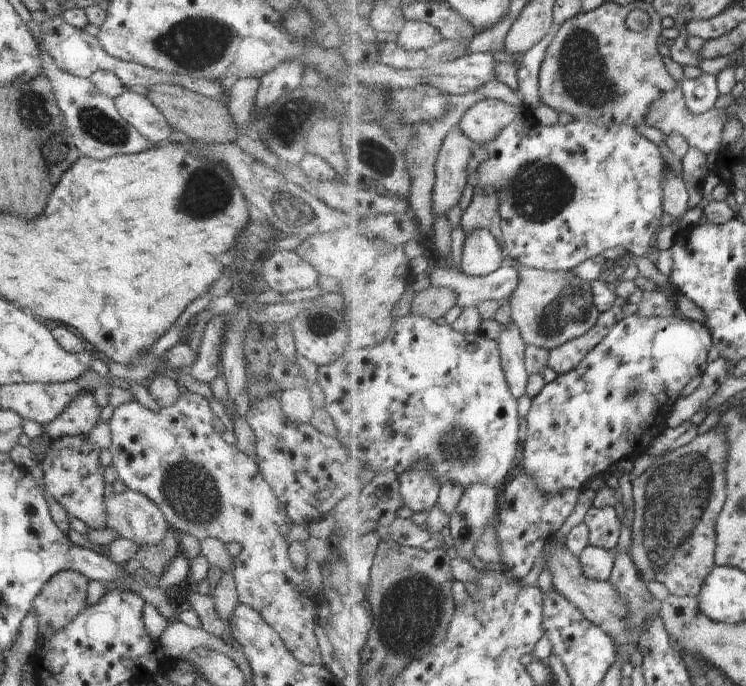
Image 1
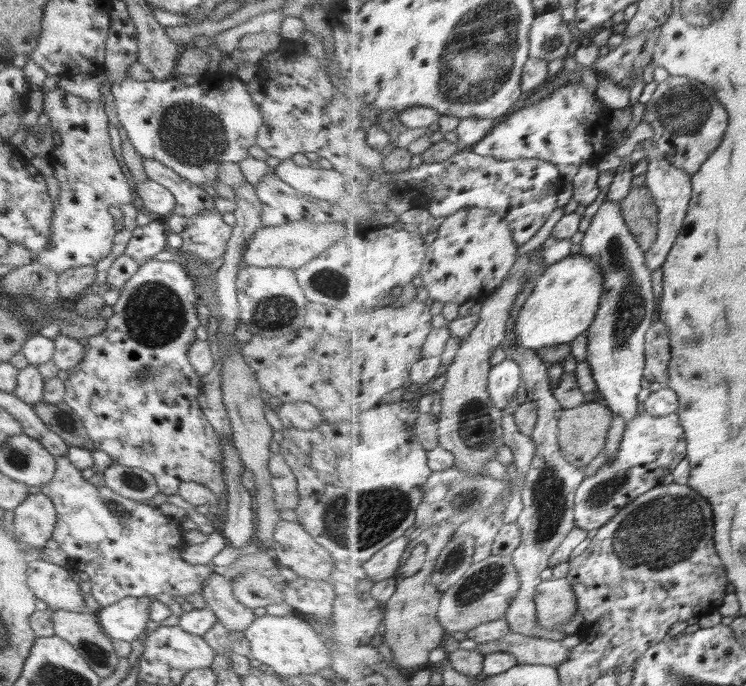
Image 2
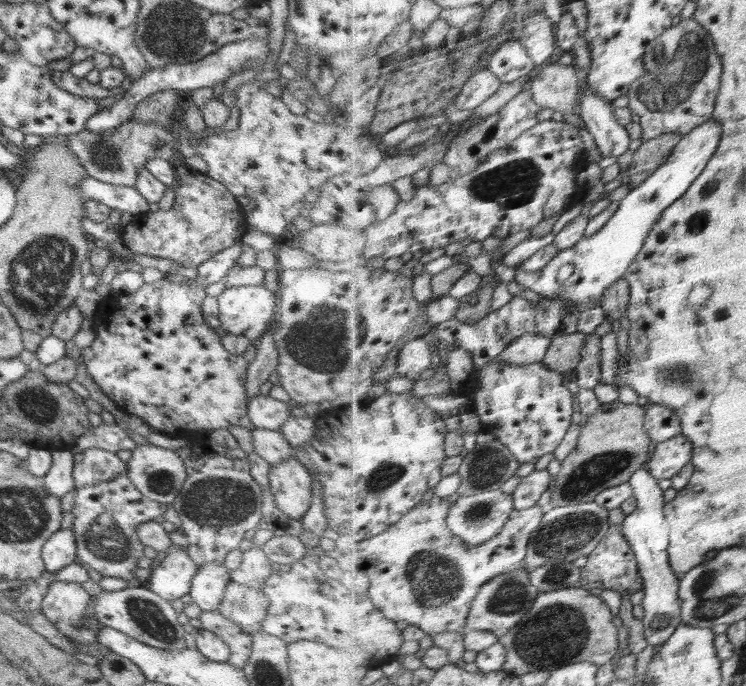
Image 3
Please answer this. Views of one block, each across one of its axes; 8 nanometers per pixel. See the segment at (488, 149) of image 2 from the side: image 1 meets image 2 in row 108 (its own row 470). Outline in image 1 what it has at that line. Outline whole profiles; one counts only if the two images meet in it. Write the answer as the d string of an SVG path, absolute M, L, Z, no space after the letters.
M636 314L622 319L578 368L546 384L532 400L526 417L528 428L523 459L517 472L532 475L545 493L558 494L568 489L582 491L596 474L608 476L610 468L621 460L649 453L654 440L668 428L666 416L672 405L680 400L686 386L694 378L703 376L709 367L708 354L712 346L713 332L709 327L680 314L652 318Z

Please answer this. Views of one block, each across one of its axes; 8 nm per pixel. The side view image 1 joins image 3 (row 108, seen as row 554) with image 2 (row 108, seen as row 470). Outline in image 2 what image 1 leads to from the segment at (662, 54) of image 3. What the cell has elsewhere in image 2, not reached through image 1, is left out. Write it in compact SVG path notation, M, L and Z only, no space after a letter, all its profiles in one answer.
M671 75L658 86L652 100L645 105L643 121L651 123L655 129L657 146L684 172L695 175L725 141L730 114L708 83L689 76Z

